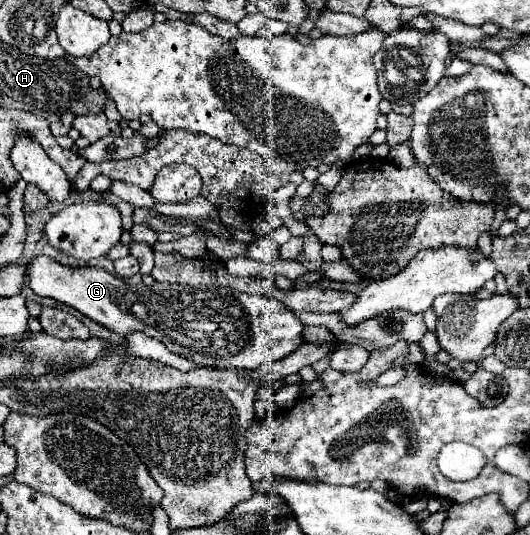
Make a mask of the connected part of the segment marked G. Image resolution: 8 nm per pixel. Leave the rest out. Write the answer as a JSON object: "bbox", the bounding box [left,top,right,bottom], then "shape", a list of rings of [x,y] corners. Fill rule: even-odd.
{"bbox":[28,255,302,369],"shape":[[[40,255],[28,263],[28,285],[40,297],[52,297],[60,303],[66,303],[86,317],[102,323],[118,335],[128,335],[132,331],[144,331],[146,335],[160,339],[172,353],[196,361],[200,367],[226,367],[226,369],[258,369],[264,363],[280,361],[294,353],[302,343],[302,323],[288,315],[290,311],[274,309],[278,299],[274,297],[254,297],[238,293],[230,287],[190,287],[190,285],[172,285],[172,283],[154,283],[154,287],[130,285],[128,281],[110,275],[100,267],[68,267],[58,263],[52,257]]]}

